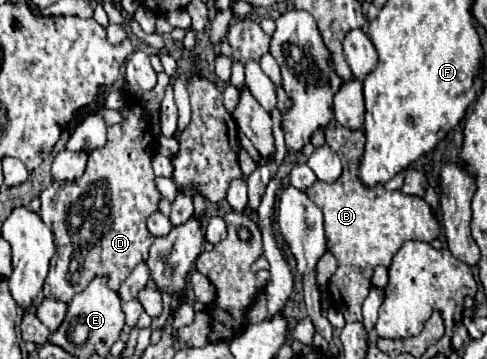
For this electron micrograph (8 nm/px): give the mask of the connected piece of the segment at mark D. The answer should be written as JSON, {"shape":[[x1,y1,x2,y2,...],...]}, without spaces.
{"shape":[[136,98,128,100,128,106,124,106,120,112,124,114,124,122,108,126,108,142,104,148,96,148,90,152,86,172,72,182,52,182,40,194,40,218,44,220,44,224,50,224,56,244,54,266,50,266,48,278,44,282,46,298,70,302,72,296,82,292,94,276,102,274,110,274,110,288,118,290,118,286,126,280,132,268,148,260,148,248,152,246,154,236,146,228,146,218,158,210,158,200,162,198,154,186,154,172,150,166,154,154,154,138,150,132,150,124,140,118,142,108]]}

